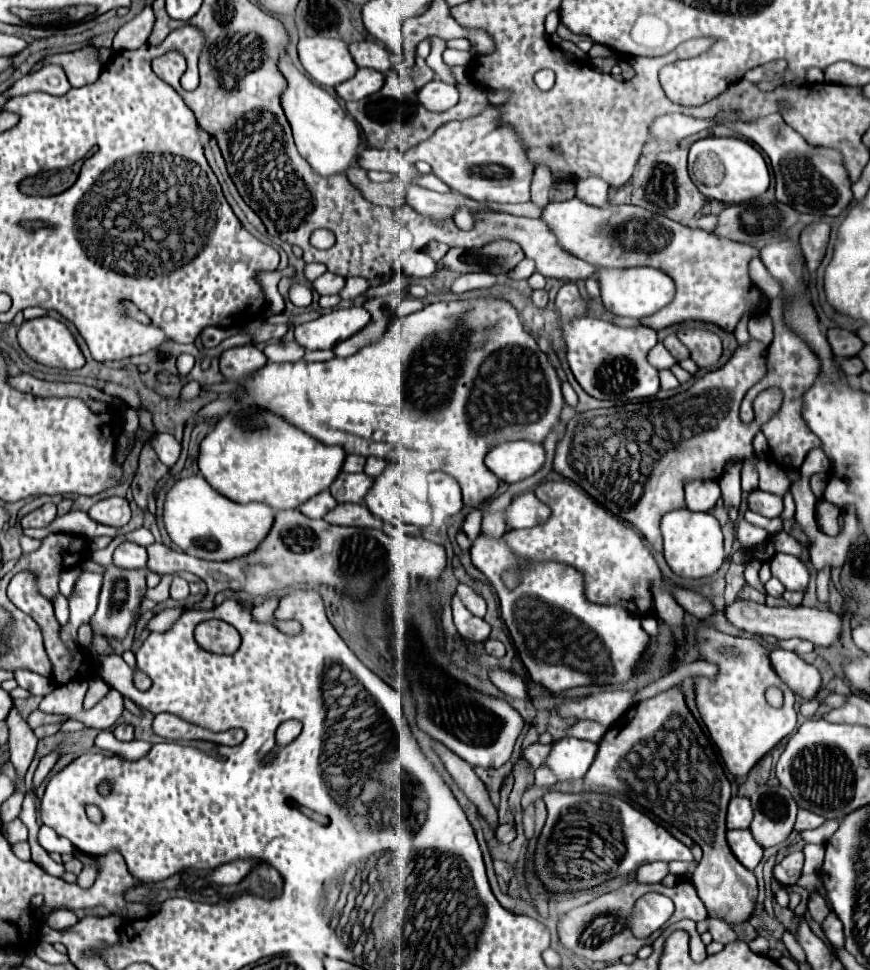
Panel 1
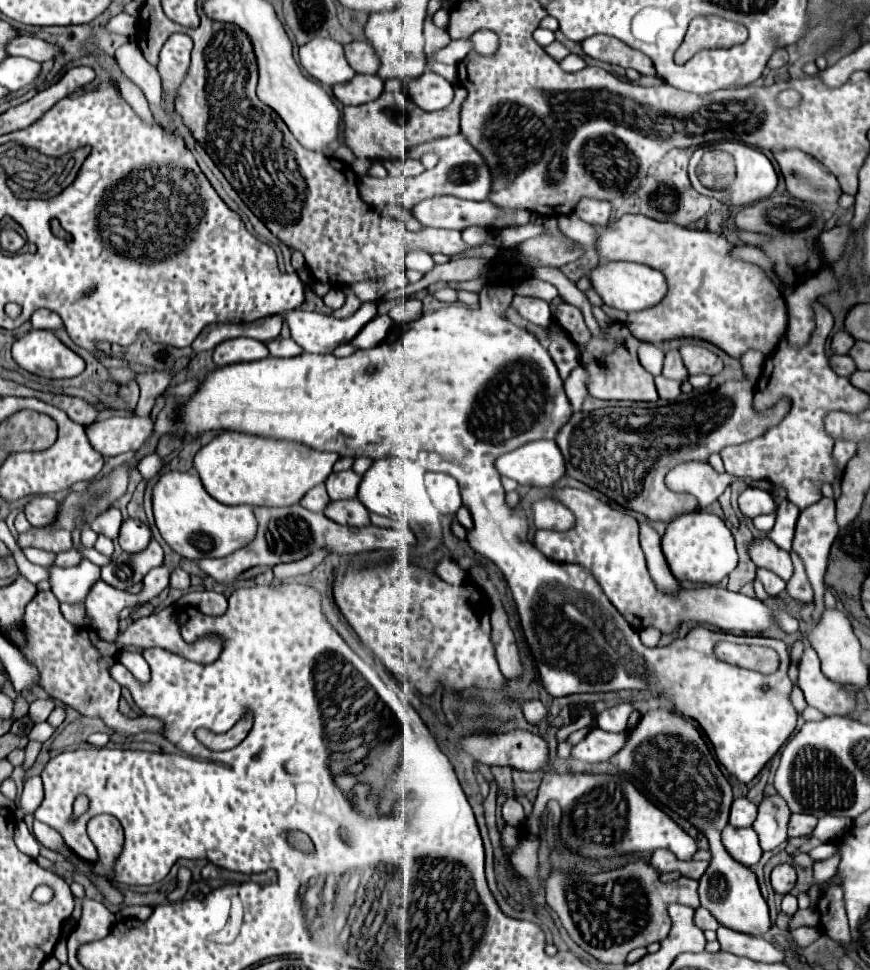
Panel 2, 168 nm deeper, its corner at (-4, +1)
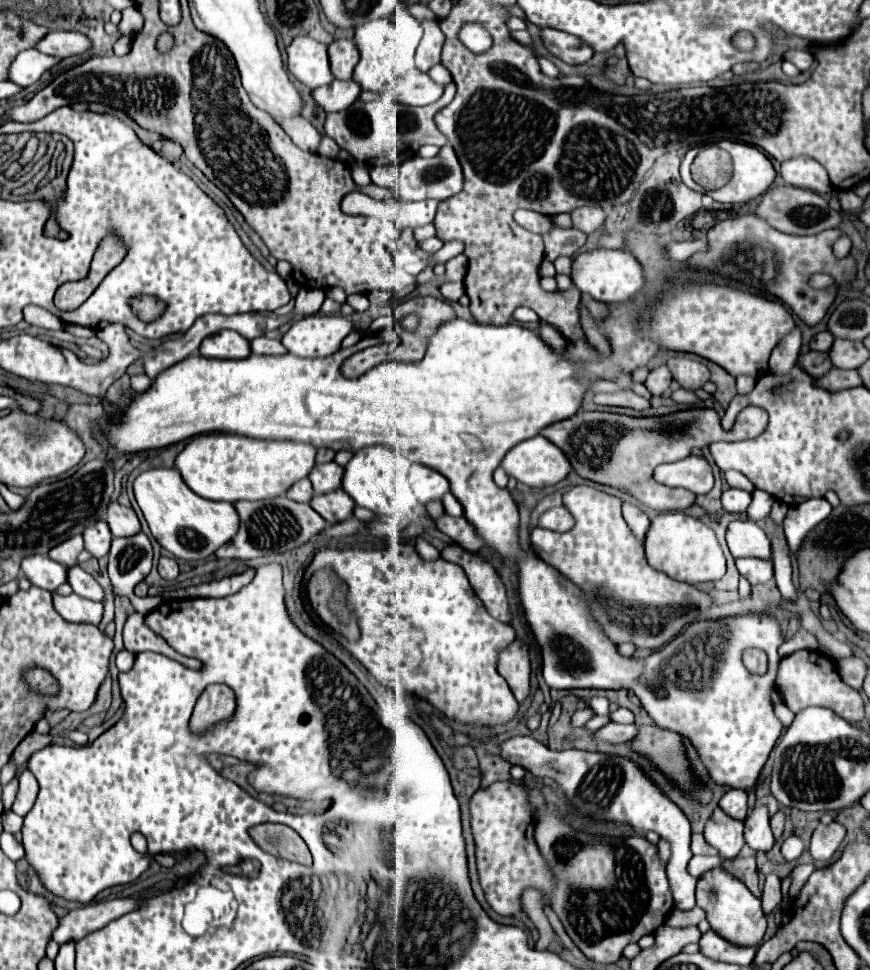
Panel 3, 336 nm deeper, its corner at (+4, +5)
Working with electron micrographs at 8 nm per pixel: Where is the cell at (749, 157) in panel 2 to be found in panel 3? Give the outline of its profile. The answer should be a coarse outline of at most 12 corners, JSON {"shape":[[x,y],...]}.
{"shape":[[719,142],[733,158],[733,176],[707,192],[745,204],[761,196],[775,170],[759,148]]}

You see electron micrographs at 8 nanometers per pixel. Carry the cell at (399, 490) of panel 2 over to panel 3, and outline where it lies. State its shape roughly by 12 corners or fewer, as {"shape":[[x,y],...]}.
{"shape":[[387,446],[349,460],[343,490],[377,516],[409,516],[411,460]]}

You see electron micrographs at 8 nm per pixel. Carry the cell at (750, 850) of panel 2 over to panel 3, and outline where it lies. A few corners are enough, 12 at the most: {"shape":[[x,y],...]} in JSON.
{"shape":[[715,808],[705,840],[721,858],[735,858],[745,846],[743,822]]}

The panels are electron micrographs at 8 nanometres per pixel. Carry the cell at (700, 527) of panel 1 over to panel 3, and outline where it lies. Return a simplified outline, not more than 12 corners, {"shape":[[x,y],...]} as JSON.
{"shape":[[685,512],[653,518],[645,556],[687,584],[715,582],[715,532]]}

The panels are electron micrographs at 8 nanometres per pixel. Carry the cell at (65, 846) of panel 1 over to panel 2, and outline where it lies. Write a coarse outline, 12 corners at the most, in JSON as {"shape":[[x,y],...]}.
{"shape":[[17,822],[15,846],[37,858],[41,844],[25,822]]}

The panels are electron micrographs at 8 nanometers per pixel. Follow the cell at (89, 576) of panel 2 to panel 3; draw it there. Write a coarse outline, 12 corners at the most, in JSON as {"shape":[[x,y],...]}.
{"shape":[[27,556],[21,570],[33,586],[55,592],[67,566],[49,556]]}

